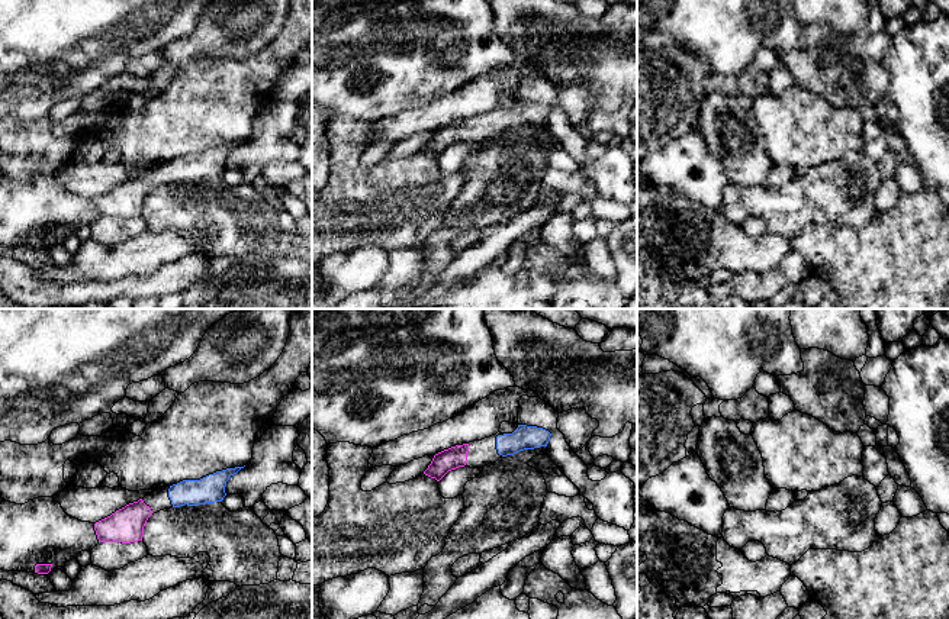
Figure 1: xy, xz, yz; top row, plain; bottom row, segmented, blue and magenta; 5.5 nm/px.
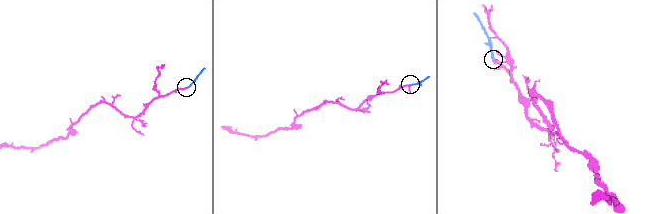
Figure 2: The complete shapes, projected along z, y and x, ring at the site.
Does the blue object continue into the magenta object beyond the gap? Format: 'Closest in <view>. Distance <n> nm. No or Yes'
Closest in xy. Distance 120 nm. Yes

